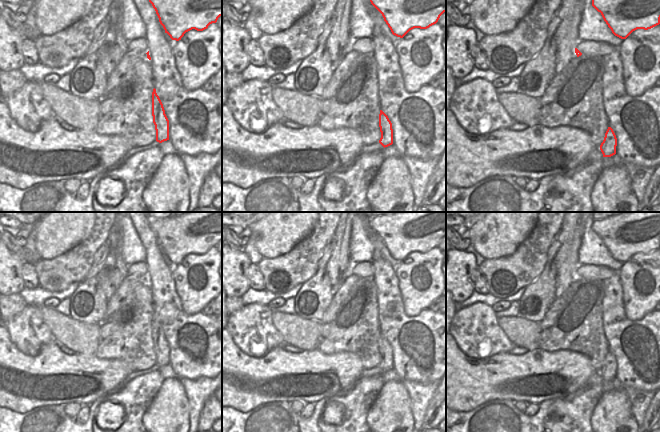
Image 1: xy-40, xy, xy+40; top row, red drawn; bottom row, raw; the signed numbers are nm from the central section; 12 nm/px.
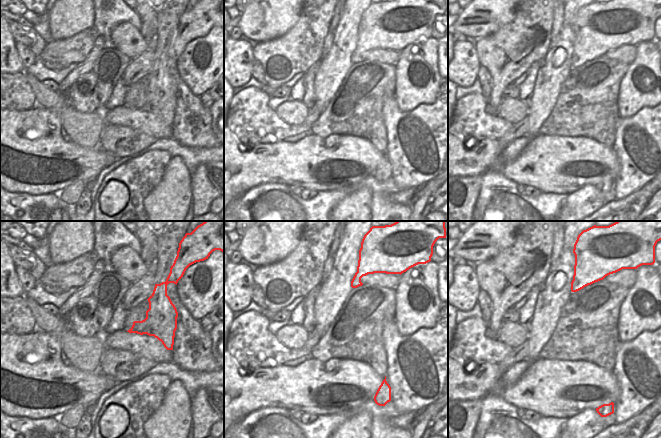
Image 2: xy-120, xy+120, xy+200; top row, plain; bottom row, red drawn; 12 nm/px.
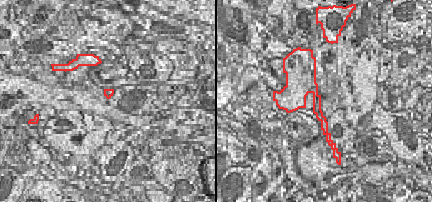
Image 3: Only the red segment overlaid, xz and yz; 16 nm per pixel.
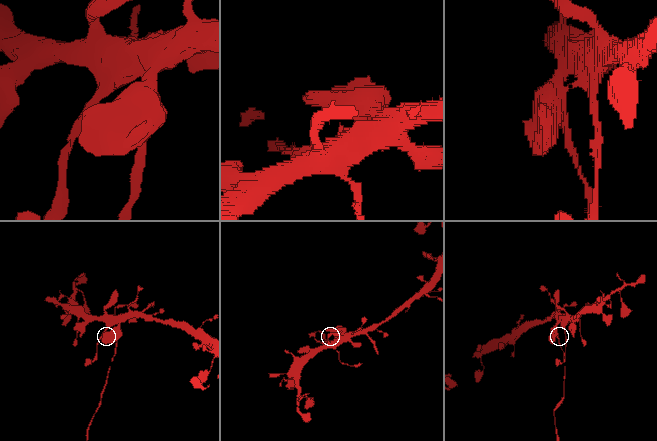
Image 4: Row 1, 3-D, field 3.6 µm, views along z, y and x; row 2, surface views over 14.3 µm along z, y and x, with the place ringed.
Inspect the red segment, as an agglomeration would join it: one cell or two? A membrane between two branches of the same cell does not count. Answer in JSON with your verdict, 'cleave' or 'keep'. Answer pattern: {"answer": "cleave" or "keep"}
{"answer": "cleave"}

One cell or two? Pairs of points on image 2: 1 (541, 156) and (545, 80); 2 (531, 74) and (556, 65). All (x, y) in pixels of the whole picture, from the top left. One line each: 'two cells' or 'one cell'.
1: two cells
2: two cells

